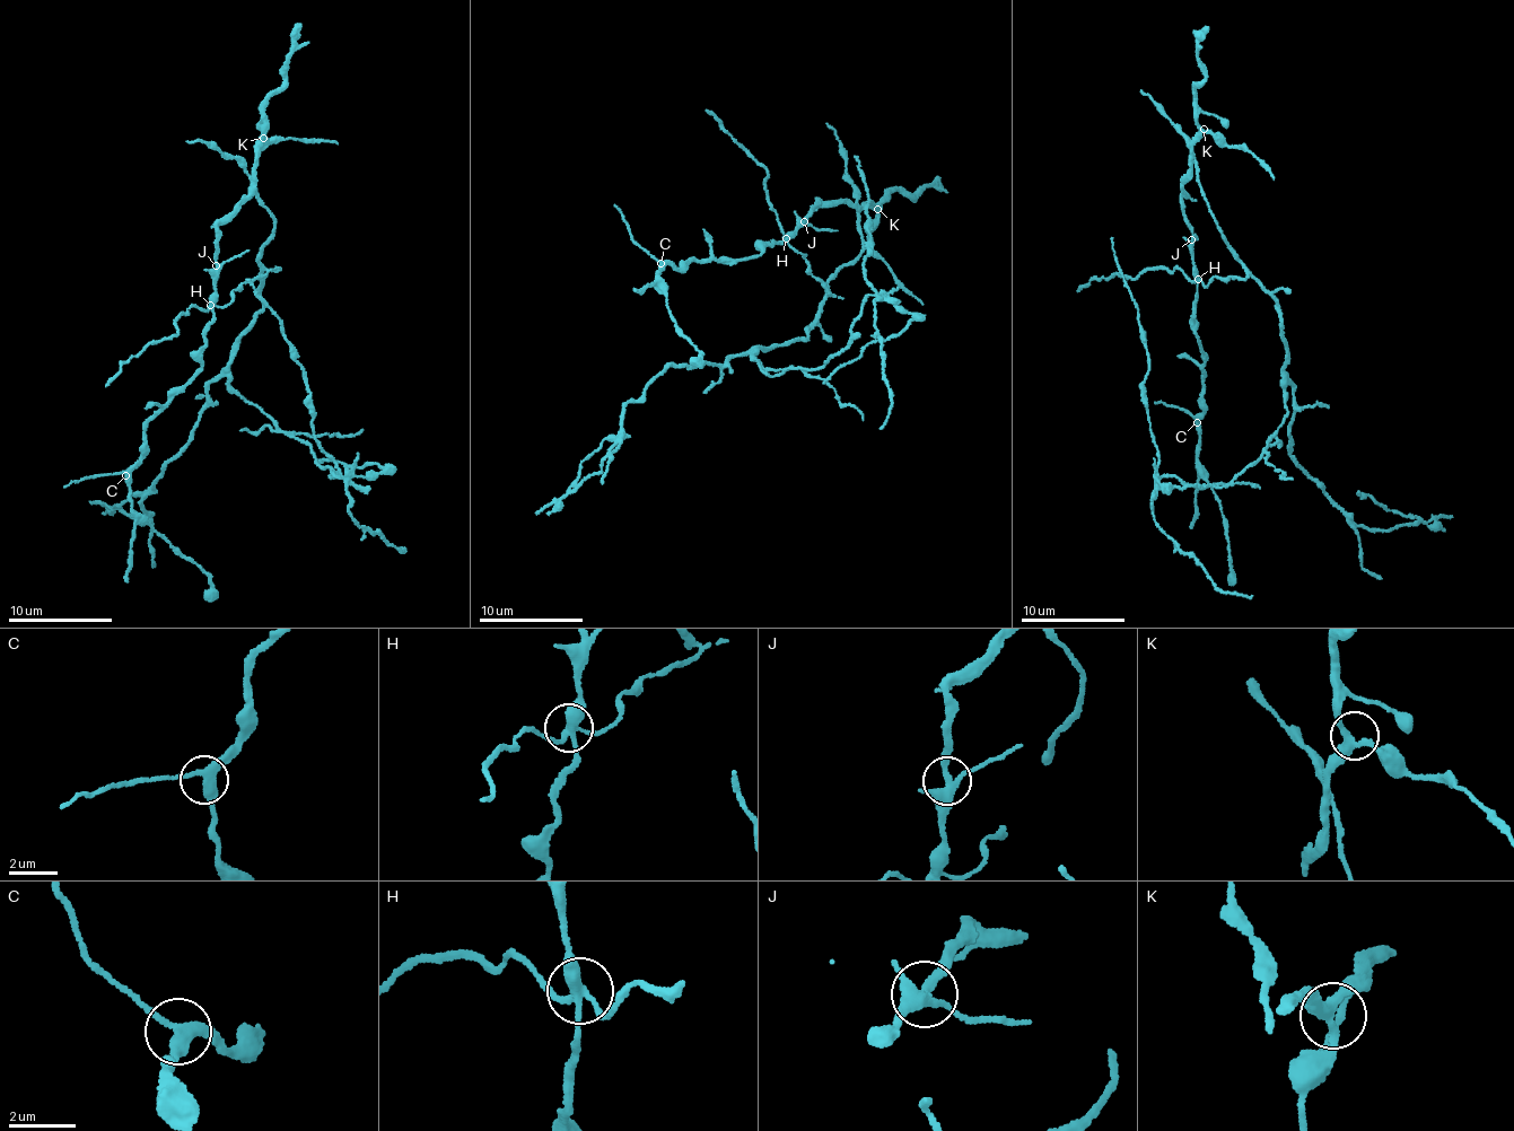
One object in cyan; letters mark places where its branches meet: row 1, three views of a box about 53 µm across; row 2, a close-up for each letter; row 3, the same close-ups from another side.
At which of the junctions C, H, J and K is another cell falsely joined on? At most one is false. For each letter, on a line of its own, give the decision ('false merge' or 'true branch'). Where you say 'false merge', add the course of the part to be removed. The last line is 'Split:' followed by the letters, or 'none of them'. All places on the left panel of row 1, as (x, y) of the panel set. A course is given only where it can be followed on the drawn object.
C: true branch
H: false merge; course (210, 305), (264, 270), (233, 388), (339, 475), (313, 435), (305, 368), (246, 280)
J: true branch
K: true branch
Split: H

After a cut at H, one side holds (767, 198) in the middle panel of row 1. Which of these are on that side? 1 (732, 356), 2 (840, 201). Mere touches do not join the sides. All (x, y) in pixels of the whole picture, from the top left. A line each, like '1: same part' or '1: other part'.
1: same part
2: other part

